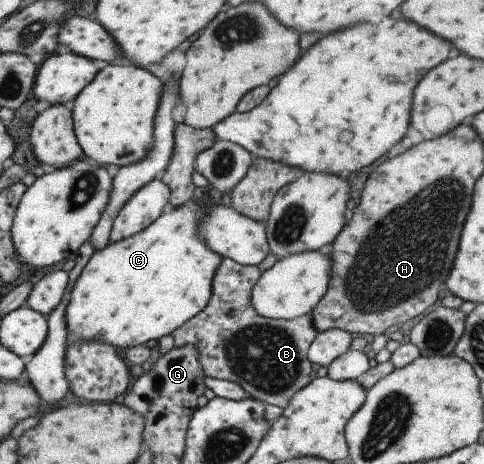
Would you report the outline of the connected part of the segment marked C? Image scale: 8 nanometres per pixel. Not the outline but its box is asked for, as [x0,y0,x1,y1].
[66,202,224,348]

